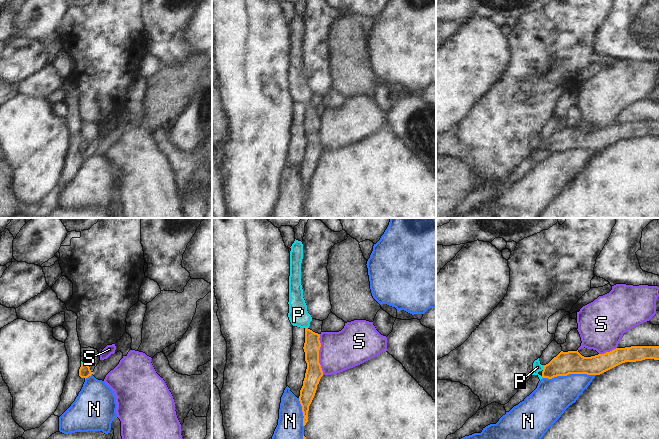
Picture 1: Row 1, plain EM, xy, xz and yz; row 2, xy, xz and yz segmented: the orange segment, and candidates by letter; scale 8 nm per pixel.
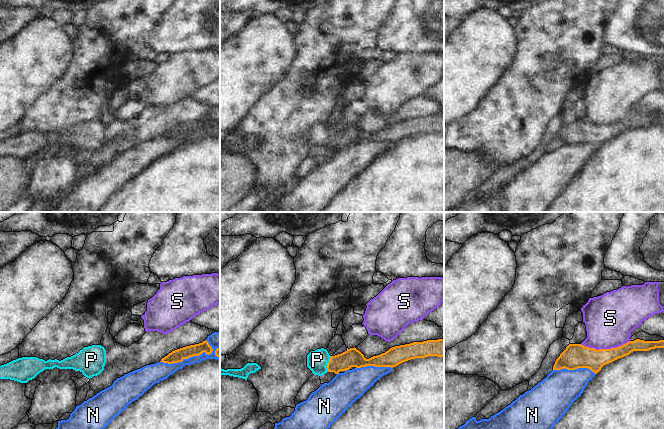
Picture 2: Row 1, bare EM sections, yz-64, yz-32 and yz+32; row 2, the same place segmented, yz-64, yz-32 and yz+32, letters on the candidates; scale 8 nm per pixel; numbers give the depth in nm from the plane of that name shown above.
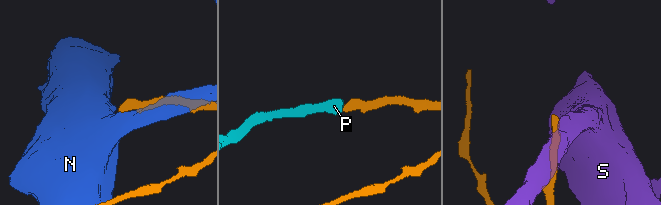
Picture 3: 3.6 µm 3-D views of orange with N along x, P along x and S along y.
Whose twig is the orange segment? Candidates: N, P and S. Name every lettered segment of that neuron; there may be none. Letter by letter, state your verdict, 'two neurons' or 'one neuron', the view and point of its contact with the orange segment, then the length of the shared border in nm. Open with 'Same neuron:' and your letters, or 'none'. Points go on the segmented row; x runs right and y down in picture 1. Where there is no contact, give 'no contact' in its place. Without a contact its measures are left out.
Same neuron: P
N: two neurons | yz (569, 373) | 420 nm
P: one neuron | yz (544, 367) | 50 nm
S: two neurons | xz (318, 354) | 320 nm

